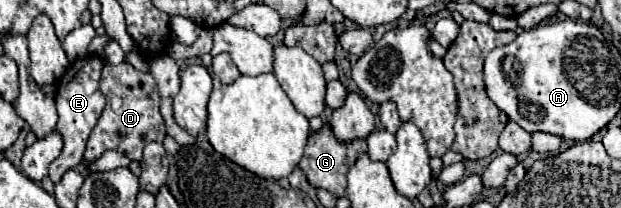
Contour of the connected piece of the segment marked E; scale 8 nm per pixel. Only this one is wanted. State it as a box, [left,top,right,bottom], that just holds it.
[50,56,106,182]

